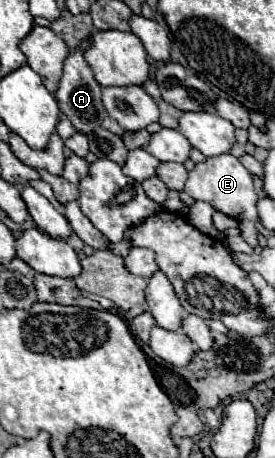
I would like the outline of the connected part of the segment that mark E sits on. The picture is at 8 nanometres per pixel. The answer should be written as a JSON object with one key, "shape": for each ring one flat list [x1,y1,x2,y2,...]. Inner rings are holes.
{"shape":[[232,154,214,156,202,164,196,164,196,168,188,172,184,192,190,194,194,200,210,202,216,210,220,210,236,220,254,220,254,222,258,220,258,210,256,210,258,196,254,192,252,174]]}

